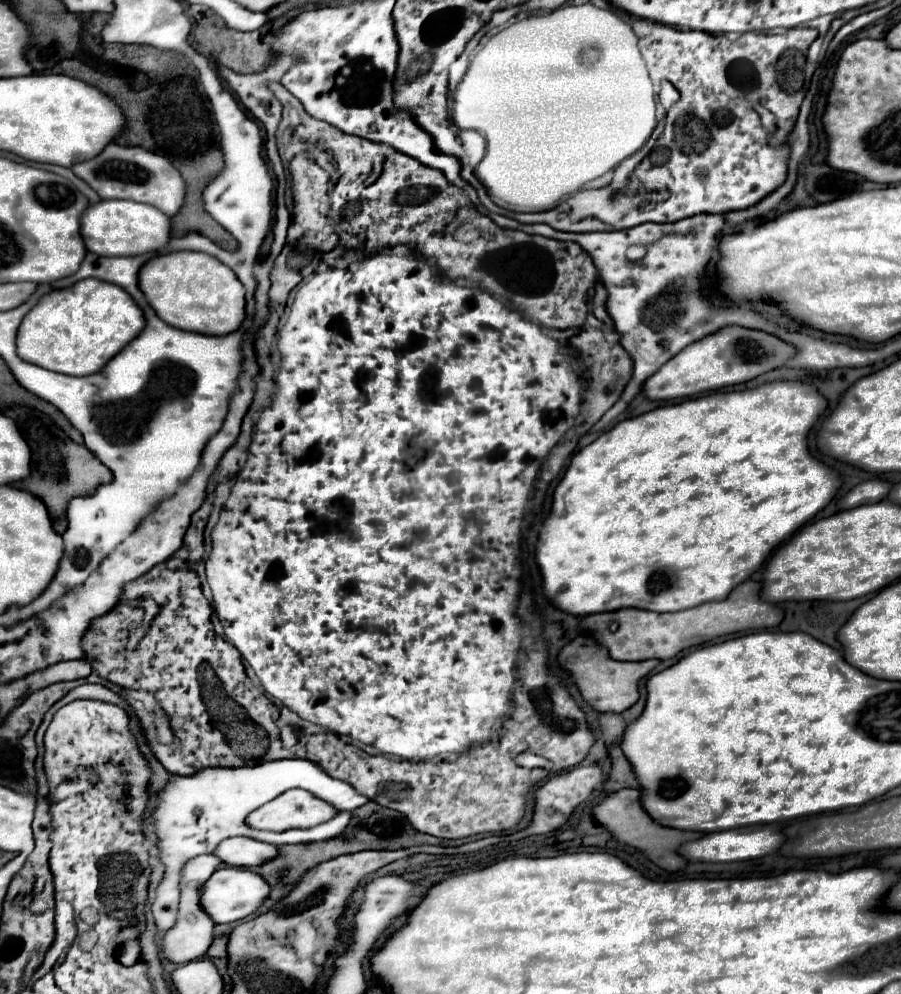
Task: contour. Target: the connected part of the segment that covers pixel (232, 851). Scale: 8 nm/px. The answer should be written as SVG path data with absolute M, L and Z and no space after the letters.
M229 838L221 842L213 854L227 866L251 868L273 860L277 856L277 846L253 838Z

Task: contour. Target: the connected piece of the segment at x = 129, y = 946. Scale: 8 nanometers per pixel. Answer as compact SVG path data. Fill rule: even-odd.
M127 940L127 942L121 946L121 950L117 952L117 960L119 960L123 966L131 966L137 961L139 954L140 950L136 941Z

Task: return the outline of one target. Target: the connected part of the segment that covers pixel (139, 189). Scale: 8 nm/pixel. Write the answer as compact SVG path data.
M111 142L101 154L75 164L71 170L77 178L85 180L103 200L129 198L133 202L151 204L167 216L175 216L183 206L185 182L181 182L181 174L177 172L177 168L165 156L149 152L141 146L121 146Z

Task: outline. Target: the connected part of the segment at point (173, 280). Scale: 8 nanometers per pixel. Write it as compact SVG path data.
M167 252L153 256L139 270L139 288L157 316L181 330L225 336L237 330L245 318L245 288L229 266L205 252Z

